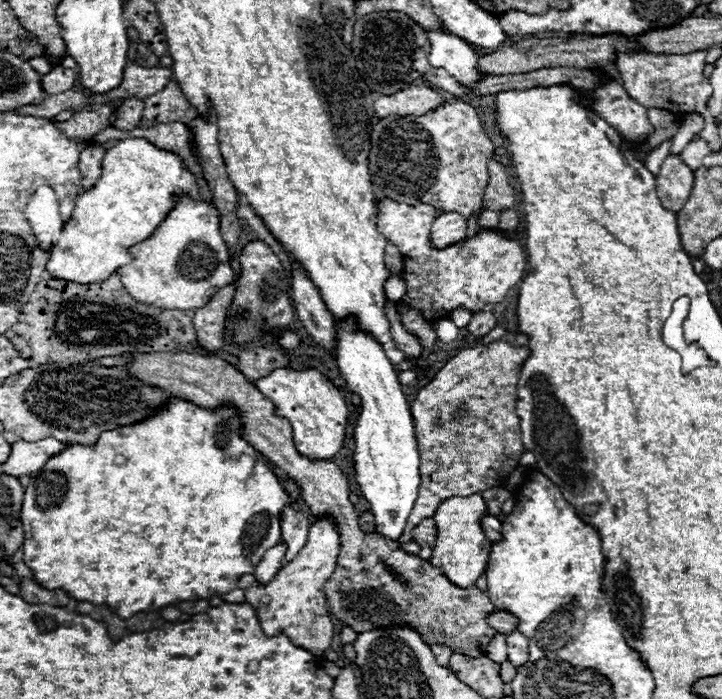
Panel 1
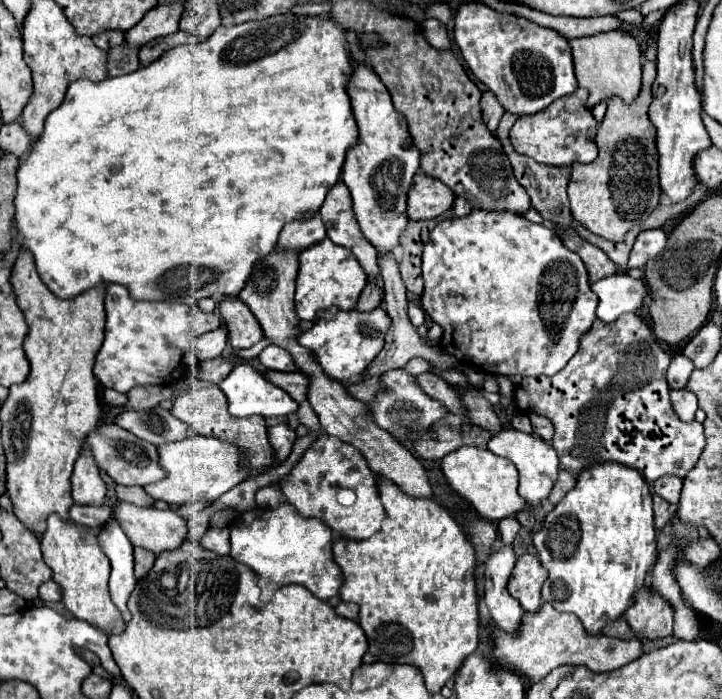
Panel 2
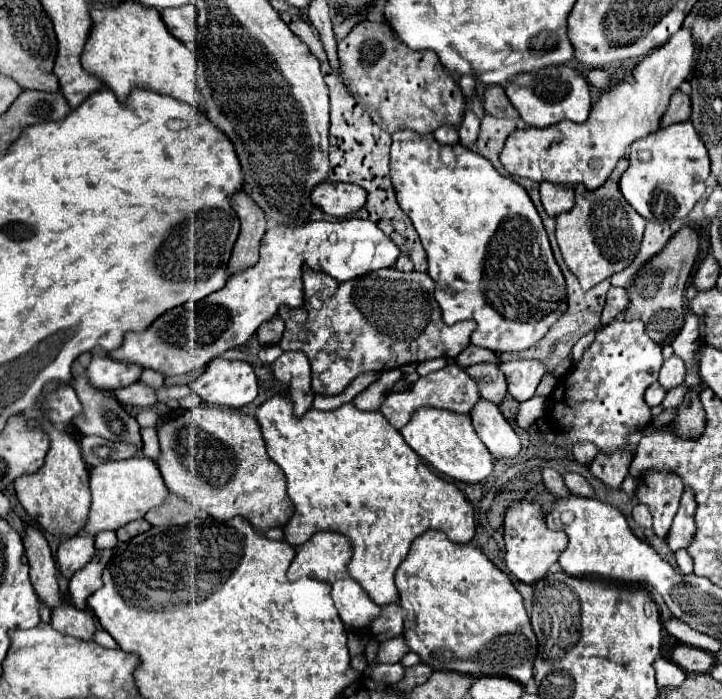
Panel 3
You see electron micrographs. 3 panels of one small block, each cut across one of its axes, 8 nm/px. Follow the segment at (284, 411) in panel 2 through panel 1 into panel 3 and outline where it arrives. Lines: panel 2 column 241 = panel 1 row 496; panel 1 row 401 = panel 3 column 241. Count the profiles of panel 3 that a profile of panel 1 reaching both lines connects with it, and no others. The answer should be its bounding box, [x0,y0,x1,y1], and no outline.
[192,358,258,408]

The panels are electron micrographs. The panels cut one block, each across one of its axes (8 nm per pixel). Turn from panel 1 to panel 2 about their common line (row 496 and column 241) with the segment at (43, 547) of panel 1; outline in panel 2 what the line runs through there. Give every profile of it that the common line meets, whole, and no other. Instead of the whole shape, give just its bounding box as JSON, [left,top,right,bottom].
[14,12,358,300]

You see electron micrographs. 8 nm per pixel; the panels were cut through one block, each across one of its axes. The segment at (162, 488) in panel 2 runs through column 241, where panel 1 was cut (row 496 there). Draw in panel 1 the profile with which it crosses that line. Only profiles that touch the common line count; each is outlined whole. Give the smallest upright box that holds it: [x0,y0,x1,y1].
[430,492,490,588]

